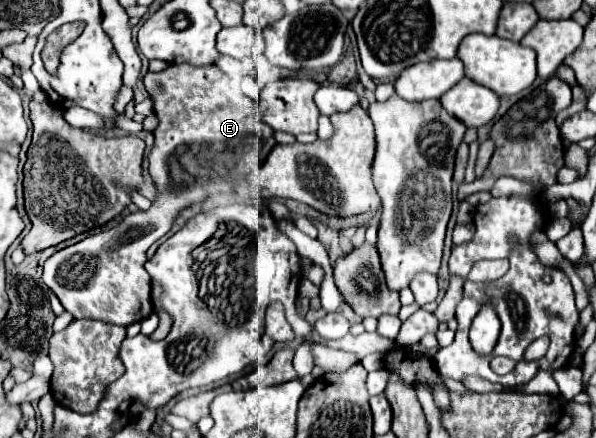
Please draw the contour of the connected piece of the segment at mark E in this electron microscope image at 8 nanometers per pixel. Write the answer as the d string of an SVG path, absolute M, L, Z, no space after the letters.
M187 63L169 65L159 73L145 73L143 85L153 101L153 111L159 119L155 135L155 145L149 153L149 175L157 187L157 197L147 211L137 211L127 215L117 227L101 231L97 235L89 235L75 245L69 245L61 251L55 251L43 269L43 281L47 287L59 297L61 305L75 319L99 319L111 325L131 325L135 321L143 321L151 311L151 277L145 271L147 249L161 239L173 225L175 217L181 209L209 199L213 193L231 193L247 173L255 171L263 163L263 147L265 153L275 145L273 129L261 119L259 105L249 97L239 97L229 87L229 77L217 67L193 67Z

